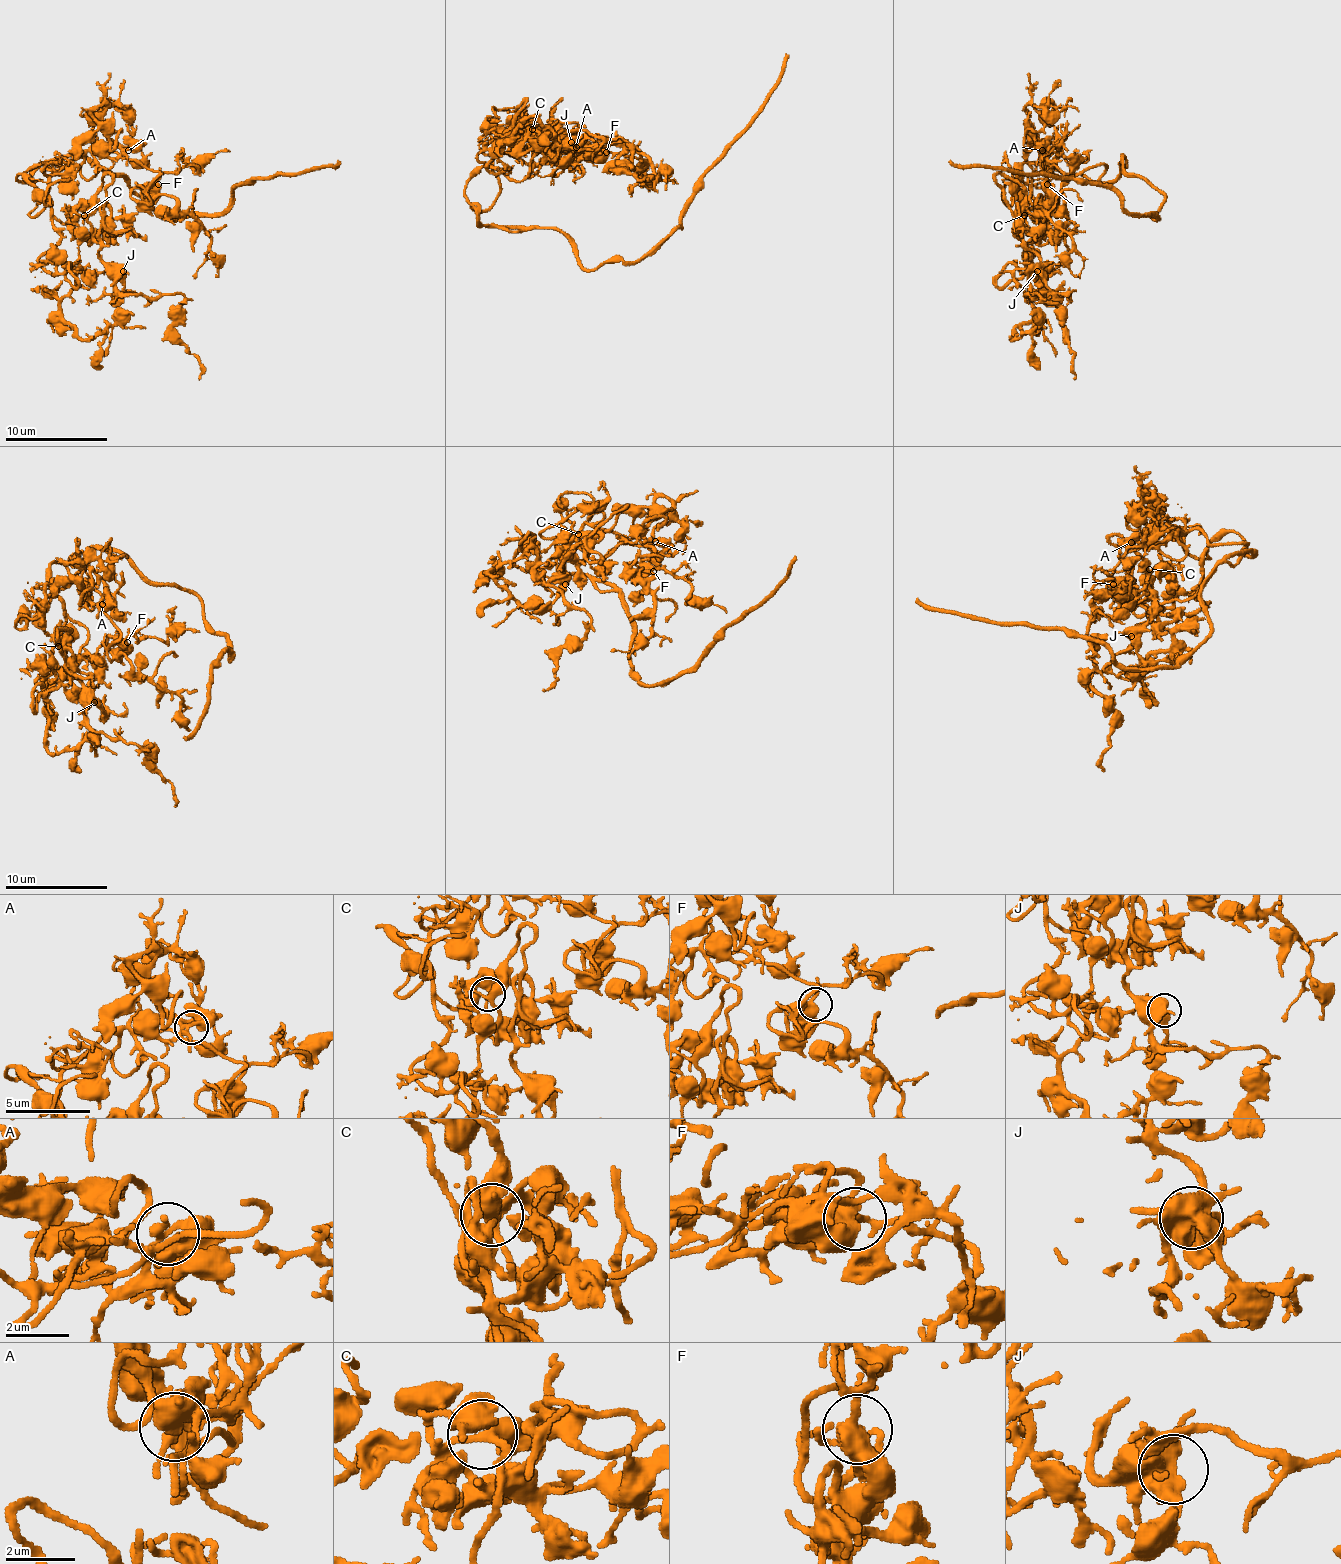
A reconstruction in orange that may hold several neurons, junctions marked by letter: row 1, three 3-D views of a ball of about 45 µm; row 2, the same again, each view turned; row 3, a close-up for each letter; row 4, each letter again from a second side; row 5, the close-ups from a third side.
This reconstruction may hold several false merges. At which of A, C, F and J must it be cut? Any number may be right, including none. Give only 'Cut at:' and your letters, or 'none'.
Cut at: none

